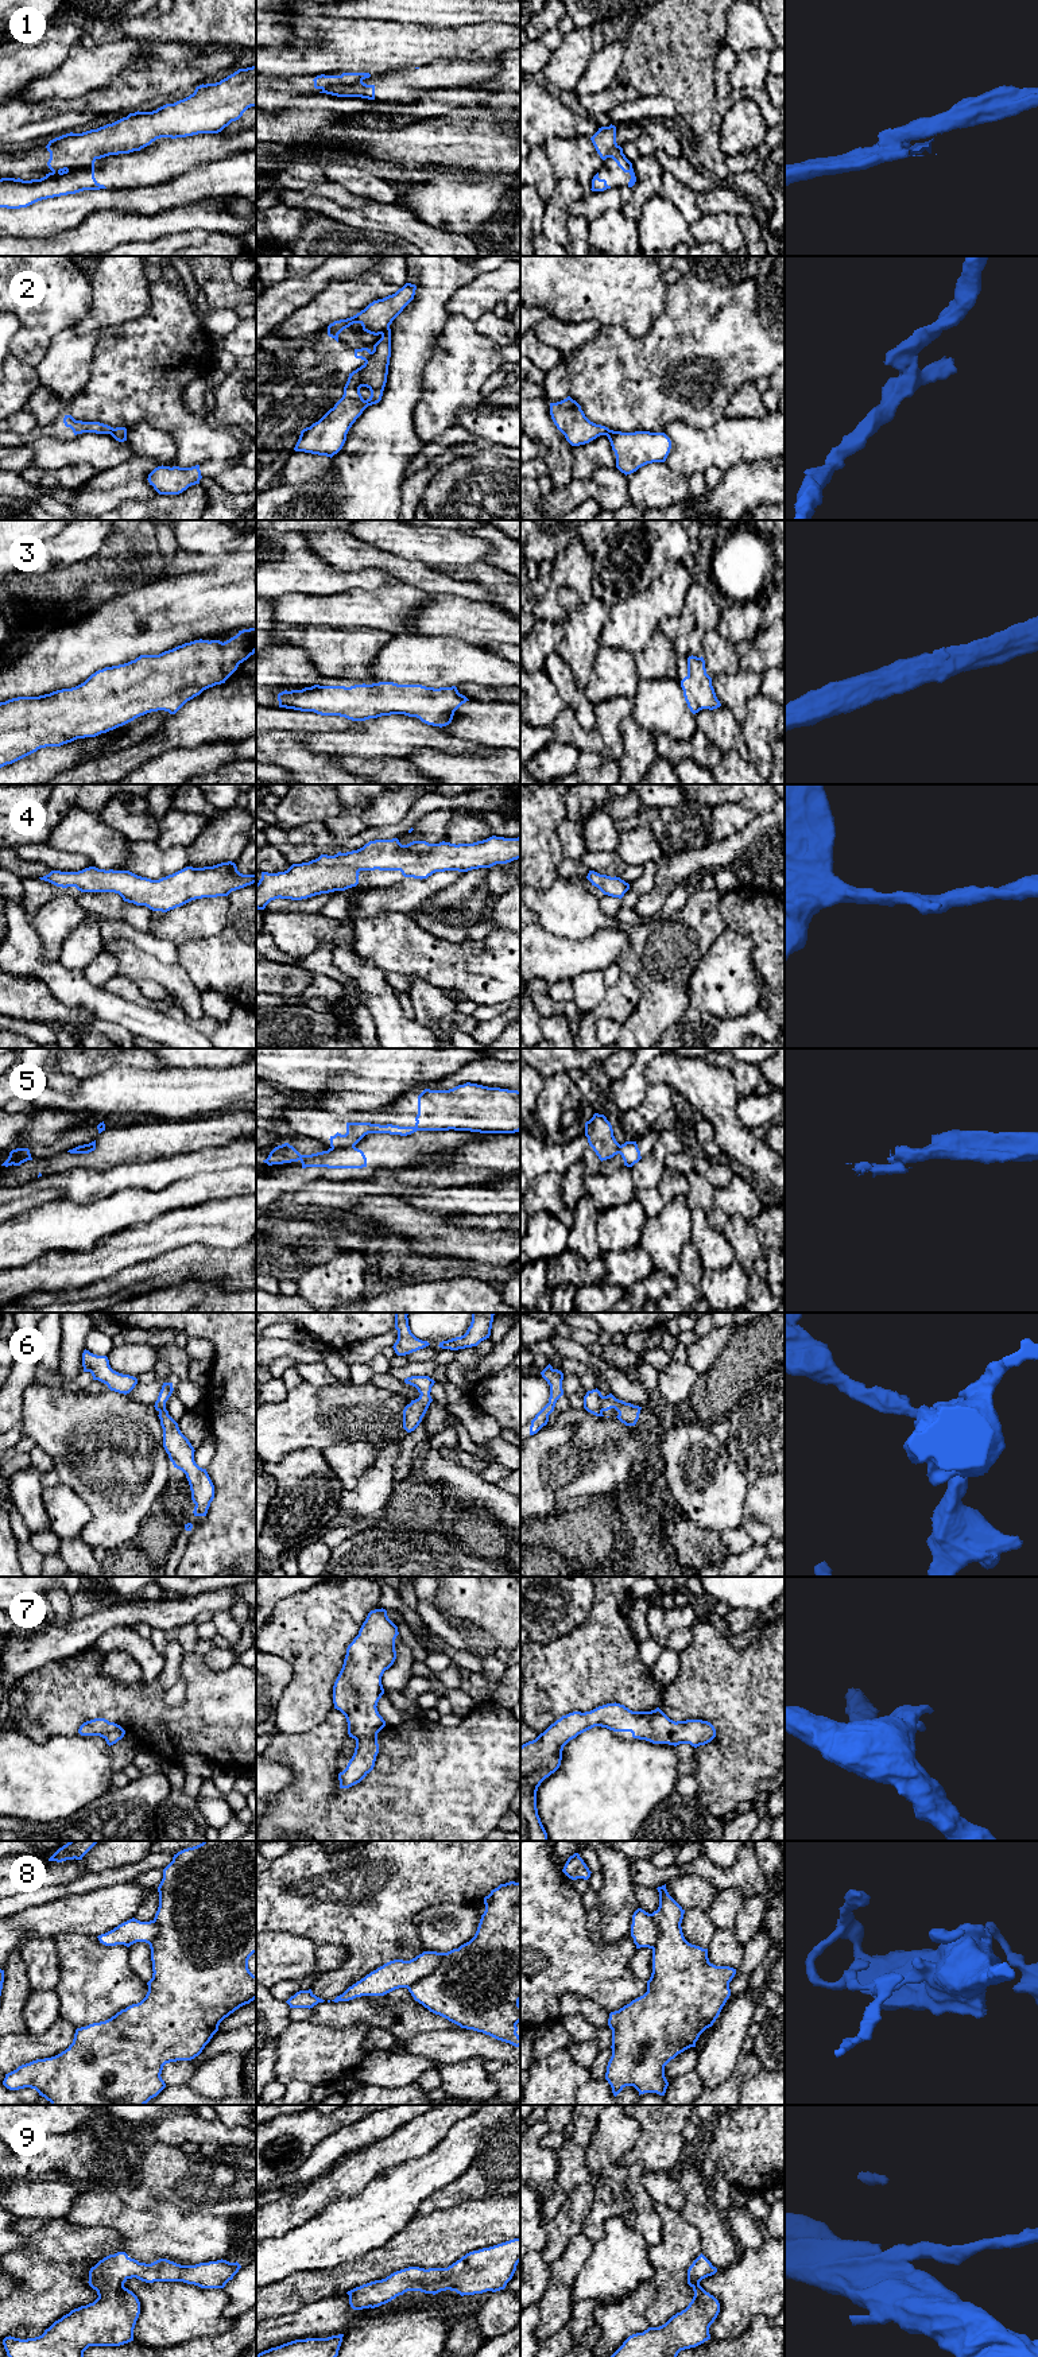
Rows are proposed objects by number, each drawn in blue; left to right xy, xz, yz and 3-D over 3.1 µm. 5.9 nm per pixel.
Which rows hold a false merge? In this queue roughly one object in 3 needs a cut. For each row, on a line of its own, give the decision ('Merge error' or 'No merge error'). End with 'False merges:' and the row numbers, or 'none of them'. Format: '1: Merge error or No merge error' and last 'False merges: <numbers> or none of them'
1: Merge error
2: Merge error
3: No merge error
4: No merge error
5: Merge error
6: No merge error
7: No merge error
8: No merge error
9: No merge error
False merges: 1, 2, 5

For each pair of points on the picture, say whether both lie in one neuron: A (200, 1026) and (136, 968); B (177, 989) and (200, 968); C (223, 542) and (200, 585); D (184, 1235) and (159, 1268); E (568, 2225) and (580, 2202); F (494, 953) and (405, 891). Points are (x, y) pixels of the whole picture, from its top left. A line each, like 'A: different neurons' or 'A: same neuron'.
A: different neurons
B: different neurons
C: different neurons
D: different neurons
E: same neuron
F: different neurons

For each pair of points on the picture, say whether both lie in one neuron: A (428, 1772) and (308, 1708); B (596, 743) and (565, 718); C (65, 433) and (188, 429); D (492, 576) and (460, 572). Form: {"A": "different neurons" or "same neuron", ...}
{"A": "different neurons", "B": "same neuron", "C": "different neurons", "D": "same neuron"}

